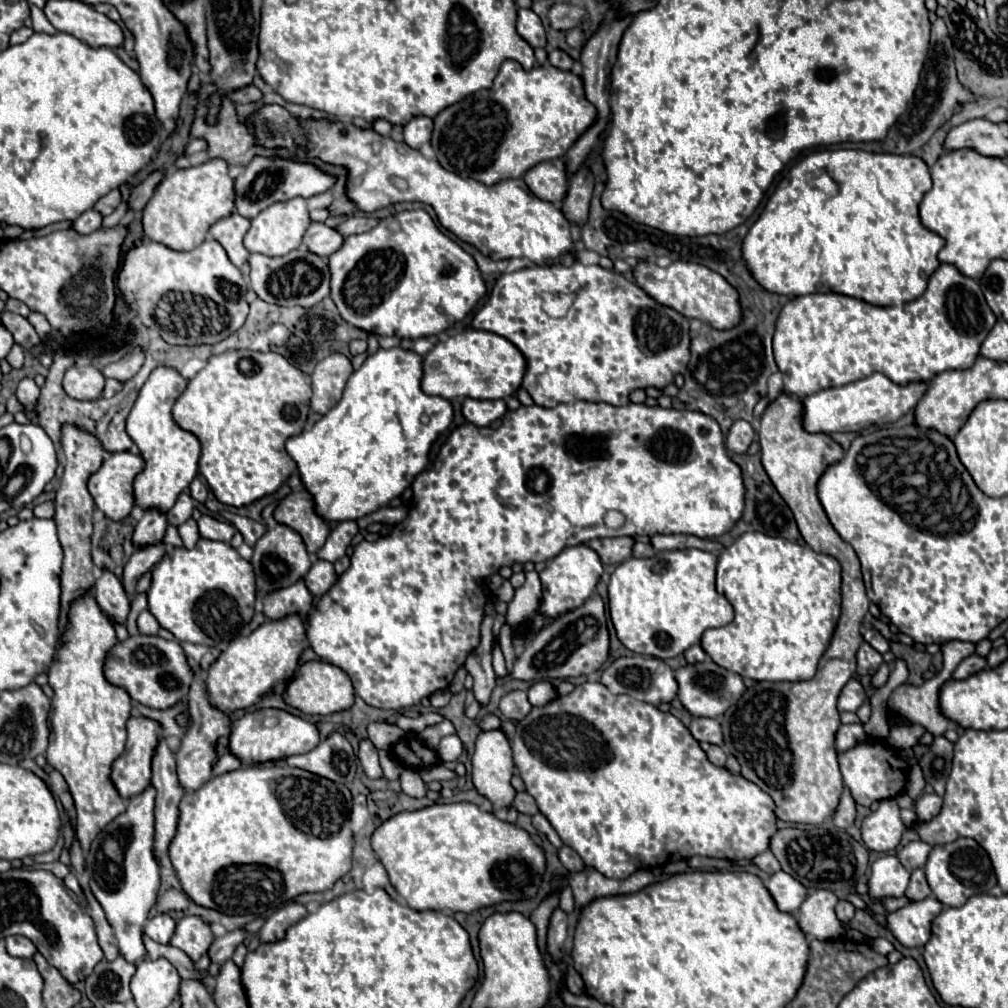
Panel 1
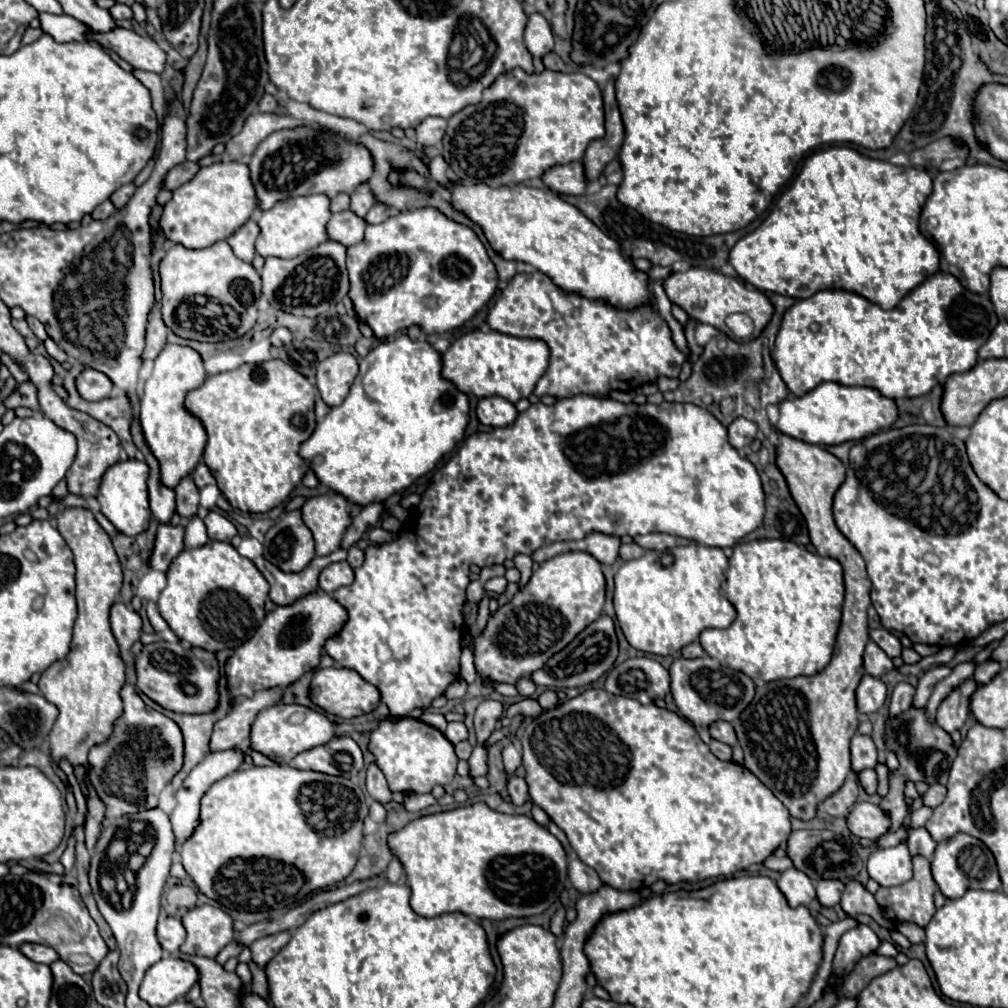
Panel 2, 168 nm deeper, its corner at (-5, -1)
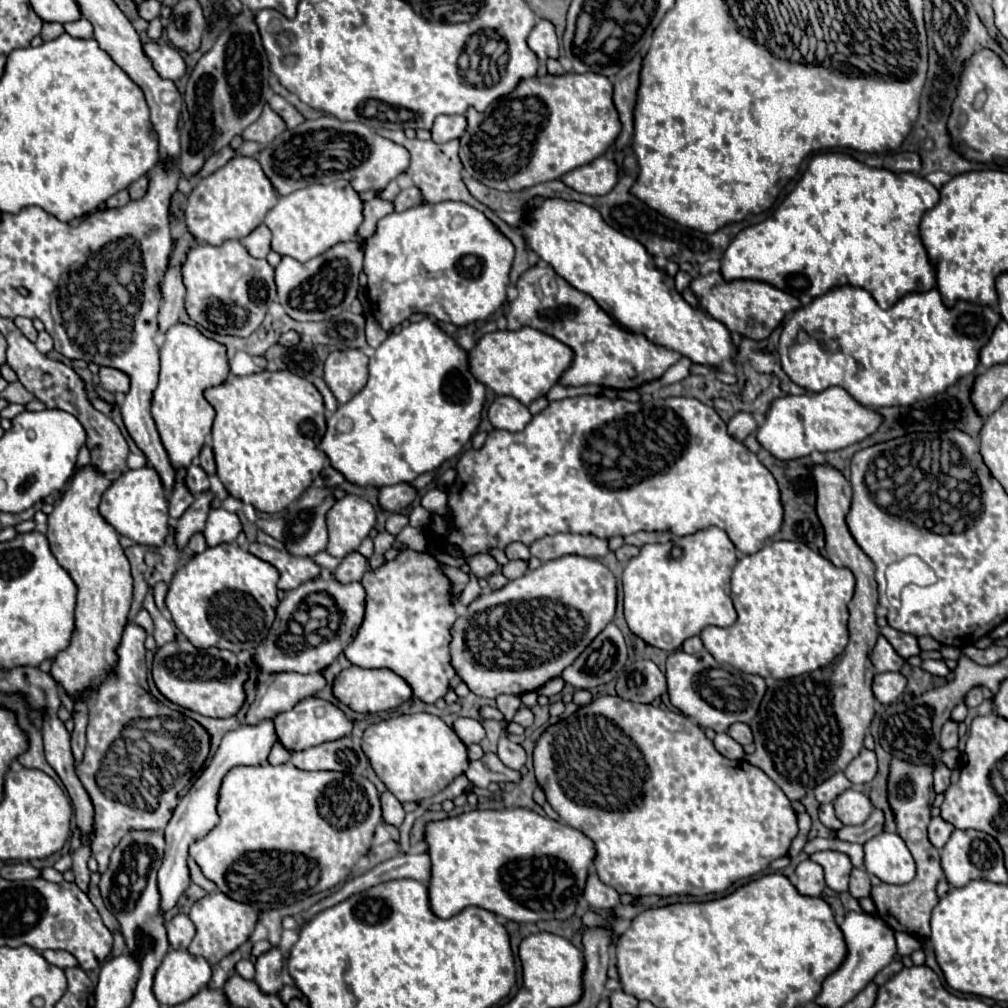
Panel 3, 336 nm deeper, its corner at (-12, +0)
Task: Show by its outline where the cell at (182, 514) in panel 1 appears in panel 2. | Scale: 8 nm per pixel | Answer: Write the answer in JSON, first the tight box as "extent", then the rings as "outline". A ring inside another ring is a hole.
{"extent":[174,477,198,519],"outline":[[[184,477],[178,487],[174,489],[176,493],[176,511],[180,517],[190,519],[196,515],[198,509],[198,487],[194,485],[192,477]]]}

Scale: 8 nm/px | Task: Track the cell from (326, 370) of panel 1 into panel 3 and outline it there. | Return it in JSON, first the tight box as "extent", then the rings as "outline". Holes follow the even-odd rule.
{"extent":[325,350,369,404],"outline":[[[337,350],[325,360],[325,376],[329,390],[335,394],[339,404],[349,402],[367,384],[367,362],[369,358],[361,350]]]}

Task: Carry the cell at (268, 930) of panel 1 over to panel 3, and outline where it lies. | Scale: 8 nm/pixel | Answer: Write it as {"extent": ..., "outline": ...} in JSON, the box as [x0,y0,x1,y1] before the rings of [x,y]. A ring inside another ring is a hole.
{"extent":[255,948,283,994],"outline":[[[271,948],[255,962],[255,984],[263,994],[279,994],[283,990],[283,952]]]}

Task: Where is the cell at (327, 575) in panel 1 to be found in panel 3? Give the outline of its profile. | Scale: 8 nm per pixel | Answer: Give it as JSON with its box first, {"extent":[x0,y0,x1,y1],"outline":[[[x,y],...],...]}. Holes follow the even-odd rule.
{"extent":[335,552,369,584],"outline":[[[353,552],[347,558],[343,558],[343,562],[337,566],[335,578],[339,582],[343,582],[343,584],[355,582],[355,580],[361,580],[363,578],[363,574],[367,572],[367,568],[369,568],[367,558],[363,554],[359,554],[359,552]]]}

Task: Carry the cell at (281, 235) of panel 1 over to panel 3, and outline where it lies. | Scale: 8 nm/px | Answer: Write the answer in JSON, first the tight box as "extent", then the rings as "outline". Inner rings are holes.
{"extent":[265,180,363,262],"outline":[[[337,180],[323,186],[305,186],[287,196],[265,214],[265,224],[273,232],[271,248],[281,256],[291,256],[299,262],[307,262],[339,242],[355,238],[359,224],[363,222],[363,202],[349,182]]]}

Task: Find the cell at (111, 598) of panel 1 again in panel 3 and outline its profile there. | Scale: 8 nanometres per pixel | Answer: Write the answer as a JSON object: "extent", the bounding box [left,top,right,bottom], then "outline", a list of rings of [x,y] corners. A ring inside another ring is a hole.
{"extent":[75,624,209,874],"outline":[[[127,624],[123,638],[117,646],[117,666],[101,682],[95,704],[91,704],[89,726],[87,726],[87,746],[83,760],[75,762],[75,772],[91,796],[95,808],[95,840],[91,842],[91,852],[97,858],[99,874],[107,870],[111,850],[121,842],[121,838],[131,830],[165,830],[171,814],[177,806],[179,792],[191,782],[191,778],[203,768],[209,754],[209,732],[199,726],[195,720],[159,706],[151,696],[147,684],[147,664],[145,664],[145,630],[137,624]],[[177,736],[183,736],[183,746],[177,742]]]}

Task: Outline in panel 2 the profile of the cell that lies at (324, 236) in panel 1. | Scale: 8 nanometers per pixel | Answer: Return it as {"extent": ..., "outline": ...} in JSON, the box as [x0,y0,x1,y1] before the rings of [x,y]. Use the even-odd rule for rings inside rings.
{"extent":[326,211,366,247],"outline":[[[342,211],[330,217],[326,233],[330,241],[344,243],[344,247],[350,247],[360,243],[360,239],[364,239],[364,227],[366,227],[364,219],[356,217],[352,211]]]}

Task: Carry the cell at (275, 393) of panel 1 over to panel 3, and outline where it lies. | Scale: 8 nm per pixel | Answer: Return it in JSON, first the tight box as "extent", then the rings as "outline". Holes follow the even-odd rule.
{"extent":[205,370,327,512],"outline":[[[263,370],[241,378],[229,376],[223,384],[209,388],[205,398],[217,412],[211,434],[217,474],[233,498],[239,498],[241,502],[251,504],[261,512],[281,512],[311,486],[313,478],[321,474],[327,460],[327,456],[319,450],[319,442],[327,428],[325,406],[319,390],[313,384],[309,388],[309,380],[299,378],[289,370]]]}

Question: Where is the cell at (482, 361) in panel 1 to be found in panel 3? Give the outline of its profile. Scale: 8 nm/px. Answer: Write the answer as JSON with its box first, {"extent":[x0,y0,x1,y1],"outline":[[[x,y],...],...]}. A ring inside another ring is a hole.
{"extent":[469,328,573,406],"outline":[[[521,328],[515,332],[497,330],[485,334],[469,352],[469,366],[479,382],[483,382],[497,394],[517,398],[525,406],[545,396],[559,382],[559,378],[571,366],[571,362],[573,350],[567,344],[533,328]]]}

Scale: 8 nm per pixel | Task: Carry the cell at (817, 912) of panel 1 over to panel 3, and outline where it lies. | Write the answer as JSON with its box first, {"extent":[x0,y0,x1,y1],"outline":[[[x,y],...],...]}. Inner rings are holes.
{"extent":[811,850,853,892],"outline":[[[825,850],[825,852],[811,854],[811,858],[813,858],[813,862],[819,862],[825,868],[825,882],[833,892],[847,890],[851,868],[853,868],[847,854],[835,852],[835,850]]]}

